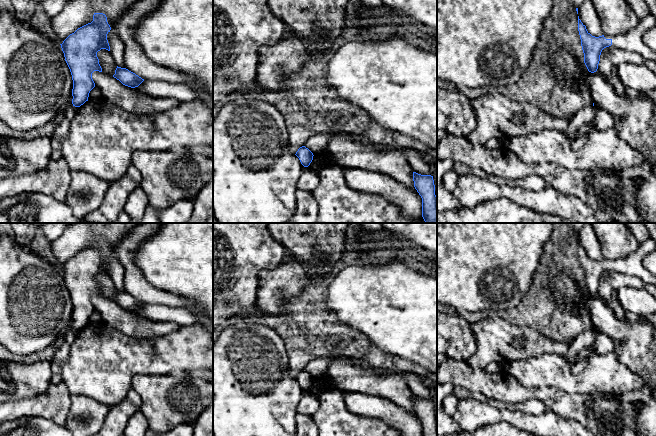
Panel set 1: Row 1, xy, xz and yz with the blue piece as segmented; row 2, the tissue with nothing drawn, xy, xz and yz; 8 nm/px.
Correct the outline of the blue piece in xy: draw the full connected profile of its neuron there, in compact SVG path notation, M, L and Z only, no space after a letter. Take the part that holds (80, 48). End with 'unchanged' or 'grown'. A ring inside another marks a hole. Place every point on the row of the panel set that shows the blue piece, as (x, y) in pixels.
M94 13L91 23L78 28L60 44L72 75L72 104L75 107L88 101L89 93L95 87L92 73L102 72L97 52L101 49L110 51L107 40L110 30L106 15Z; unchanged

